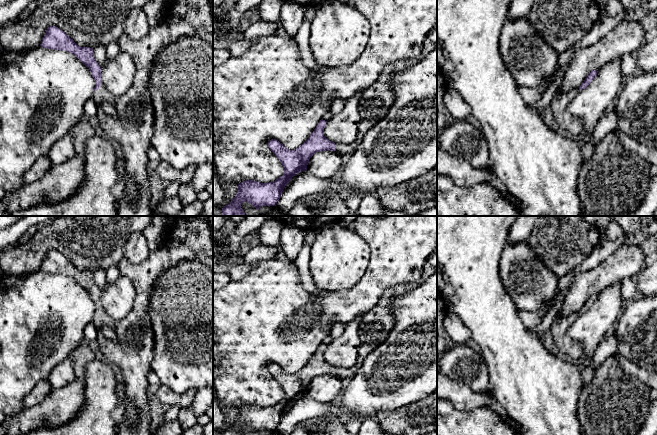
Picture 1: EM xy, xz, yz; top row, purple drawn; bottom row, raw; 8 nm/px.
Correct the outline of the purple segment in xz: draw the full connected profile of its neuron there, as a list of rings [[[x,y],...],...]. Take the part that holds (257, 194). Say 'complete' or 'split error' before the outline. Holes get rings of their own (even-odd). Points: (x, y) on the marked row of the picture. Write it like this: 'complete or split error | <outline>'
split error | [[[403,60],[386,66],[378,76],[376,81],[362,92],[362,96],[358,106],[360,116],[359,128],[356,140],[352,143],[335,144],[334,142],[329,141],[324,136],[324,128],[326,126],[327,121],[323,119],[320,120],[314,131],[310,134],[309,138],[295,150],[287,149],[282,143],[280,143],[276,139],[269,140],[268,147],[281,162],[284,168],[283,175],[270,183],[259,183],[254,180],[245,180],[238,184],[238,191],[236,193],[236,196],[233,199],[231,199],[231,202],[228,205],[225,205],[222,208],[222,216],[246,216],[243,209],[241,208],[241,204],[244,202],[251,204],[258,210],[261,206],[276,206],[285,186],[290,182],[293,176],[295,176],[299,172],[307,170],[309,160],[316,152],[330,150],[336,151],[341,155],[353,153],[358,148],[364,135],[377,123],[379,123],[383,118],[385,118],[390,108],[392,107],[395,99],[394,88],[392,85],[393,75],[400,68],[410,66],[411,64],[411,60]]]

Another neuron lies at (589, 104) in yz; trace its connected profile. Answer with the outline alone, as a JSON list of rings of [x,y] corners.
[[[616,58],[604,64],[597,70],[597,76],[582,90],[578,90],[575,98],[569,104],[571,114],[583,122],[583,135],[591,135],[602,115],[615,104],[615,98],[620,91],[623,78],[622,58]]]

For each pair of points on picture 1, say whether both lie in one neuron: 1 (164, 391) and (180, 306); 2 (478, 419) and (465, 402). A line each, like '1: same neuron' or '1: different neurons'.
1: different neurons
2: different neurons

